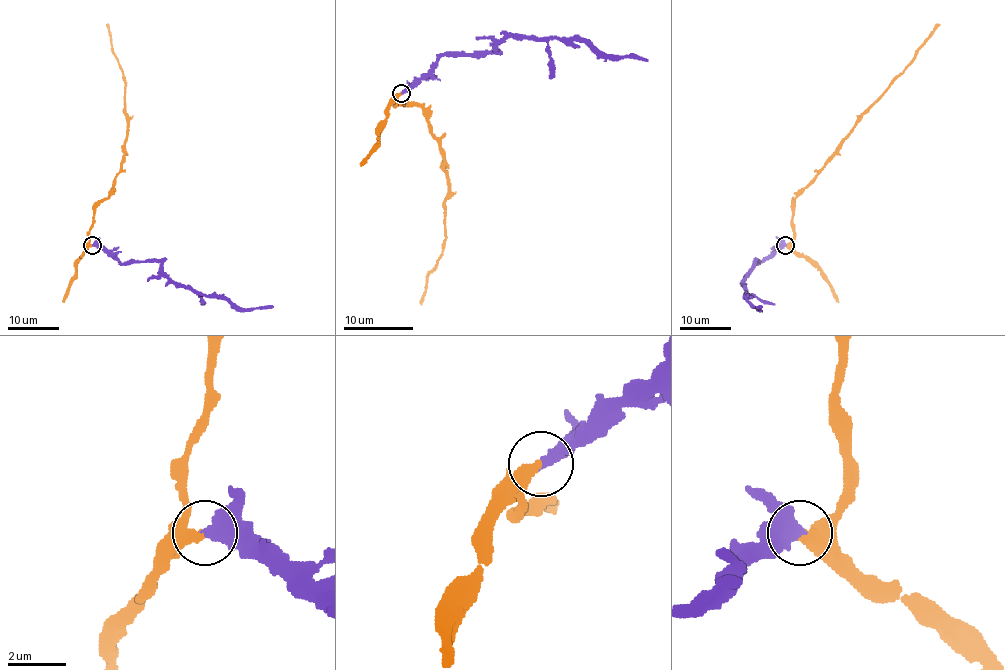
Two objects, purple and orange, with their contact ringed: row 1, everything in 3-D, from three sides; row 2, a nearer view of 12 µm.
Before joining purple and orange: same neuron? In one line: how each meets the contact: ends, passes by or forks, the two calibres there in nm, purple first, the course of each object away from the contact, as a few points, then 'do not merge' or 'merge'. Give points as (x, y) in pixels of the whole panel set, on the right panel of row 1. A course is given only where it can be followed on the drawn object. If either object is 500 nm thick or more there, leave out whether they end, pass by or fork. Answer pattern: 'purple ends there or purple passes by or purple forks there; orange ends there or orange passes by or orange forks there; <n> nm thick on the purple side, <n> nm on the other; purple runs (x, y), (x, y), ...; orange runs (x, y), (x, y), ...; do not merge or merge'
purple ends there; orange ends there; 480 nm thick on the purple side, 360 nm on the other; purple runs (785, 244), (758, 263), (756, 261), (744, 283), (744, 295), (757, 309), (762, 305); orange runs (785, 244), (791, 240), (793, 200), (849, 133), (855, 121), (897, 76), (939, 24); merge

